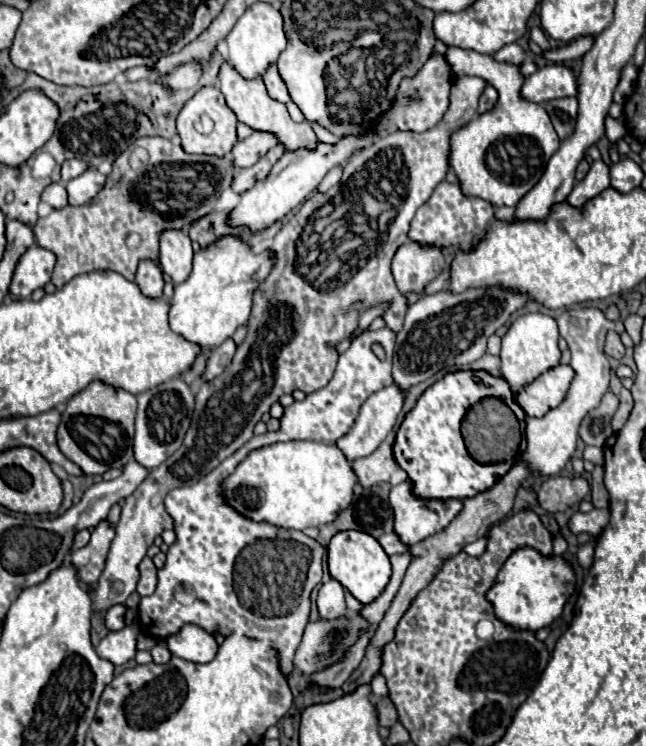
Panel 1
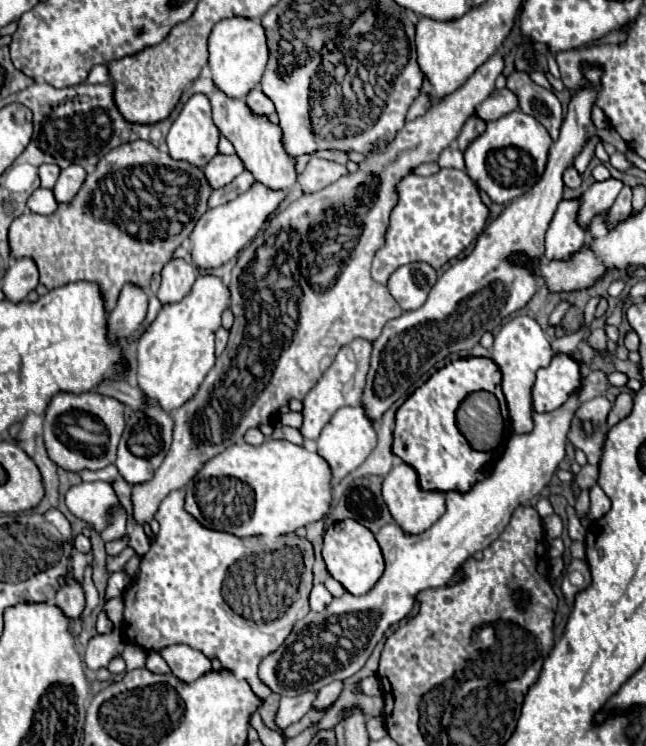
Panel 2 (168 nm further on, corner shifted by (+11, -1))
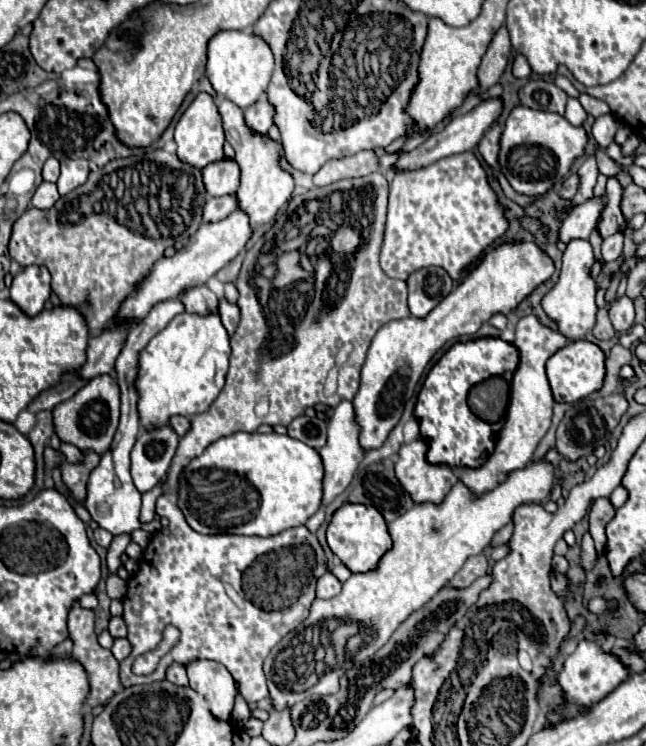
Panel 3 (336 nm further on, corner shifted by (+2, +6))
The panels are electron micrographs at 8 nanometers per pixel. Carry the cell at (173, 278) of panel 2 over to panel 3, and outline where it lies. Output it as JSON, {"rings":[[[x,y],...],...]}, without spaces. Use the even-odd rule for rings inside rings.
{"rings":[[[206,285],[186,289],[186,293],[182,293],[180,301],[188,313],[206,315],[206,313],[210,313],[210,311],[214,313],[218,309],[218,297]]]}

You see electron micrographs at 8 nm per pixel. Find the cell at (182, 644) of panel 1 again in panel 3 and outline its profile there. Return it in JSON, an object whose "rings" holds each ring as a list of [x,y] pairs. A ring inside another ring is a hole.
{"rings":[[[190,661],[186,665],[190,687],[204,695],[212,715],[218,719],[230,719],[234,707],[234,679],[224,665],[218,661]]]}

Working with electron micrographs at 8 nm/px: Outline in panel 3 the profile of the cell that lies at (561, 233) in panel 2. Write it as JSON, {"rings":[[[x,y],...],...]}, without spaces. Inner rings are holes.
{"rings":[[[588,239],[582,241],[568,241],[564,255],[562,255],[562,271],[560,271],[560,281],[558,285],[542,299],[542,307],[558,323],[558,331],[566,335],[570,341],[584,339],[588,331],[592,331],[598,305],[596,305],[596,285],[590,279],[590,267],[594,263],[594,253],[592,245]]]}

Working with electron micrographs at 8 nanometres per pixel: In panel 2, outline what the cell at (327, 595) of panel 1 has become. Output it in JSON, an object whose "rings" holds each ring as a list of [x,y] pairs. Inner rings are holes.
{"rings":[[[315,584],[313,590],[311,590],[311,598],[309,600],[311,600],[311,610],[313,612],[323,612],[331,604],[333,596],[329,594],[329,590],[323,584]]]}

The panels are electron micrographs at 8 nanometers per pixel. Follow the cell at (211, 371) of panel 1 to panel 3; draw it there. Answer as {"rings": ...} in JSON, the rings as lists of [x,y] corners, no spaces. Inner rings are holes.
{"rings":[[[220,299],[220,317],[222,317],[222,325],[226,327],[228,335],[232,335],[240,323],[240,311],[238,305],[228,303],[226,299]]]}

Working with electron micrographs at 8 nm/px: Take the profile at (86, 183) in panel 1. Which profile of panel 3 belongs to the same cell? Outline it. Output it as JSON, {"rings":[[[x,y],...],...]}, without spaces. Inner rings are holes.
{"rings":[[[66,159],[62,163],[62,173],[60,173],[58,181],[56,181],[58,193],[60,195],[66,195],[66,193],[74,191],[76,187],[80,187],[88,179],[88,173],[90,173],[88,161],[82,161],[82,159]]]}

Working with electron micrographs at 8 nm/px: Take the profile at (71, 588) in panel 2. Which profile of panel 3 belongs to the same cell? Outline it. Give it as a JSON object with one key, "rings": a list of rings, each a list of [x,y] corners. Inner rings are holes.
{"rings":[[[74,603],[70,607],[70,613],[68,613],[68,631],[70,631],[70,637],[74,639],[72,657],[78,659],[84,665],[84,669],[88,671],[88,677],[90,677],[88,703],[92,707],[96,707],[98,703],[106,703],[116,693],[116,689],[120,687],[118,661],[114,659],[112,651],[100,647],[98,641],[96,641],[96,635],[94,635],[94,611],[92,609],[86,609],[86,607],[80,607],[78,603]]]}

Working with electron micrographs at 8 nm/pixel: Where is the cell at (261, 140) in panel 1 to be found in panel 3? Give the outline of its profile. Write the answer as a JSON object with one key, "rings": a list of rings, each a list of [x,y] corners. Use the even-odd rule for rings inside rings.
{"rings":[[[224,157],[222,161],[214,161],[202,169],[206,191],[212,197],[228,195],[238,191],[238,163],[234,159]]]}

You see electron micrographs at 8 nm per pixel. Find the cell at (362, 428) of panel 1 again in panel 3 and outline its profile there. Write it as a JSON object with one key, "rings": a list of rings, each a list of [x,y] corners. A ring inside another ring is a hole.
{"rings":[[[340,401],[340,405],[332,409],[332,415],[330,415],[330,421],[328,421],[328,441],[320,449],[320,457],[324,461],[324,471],[326,471],[326,475],[324,475],[324,501],[322,501],[322,507],[306,521],[306,527],[312,533],[316,533],[316,529],[324,521],[324,505],[328,505],[338,493],[342,493],[350,485],[360,461],[364,459],[366,451],[362,449],[362,445],[358,441],[358,433],[360,433],[360,429],[358,429],[358,421],[354,417],[352,401]]]}

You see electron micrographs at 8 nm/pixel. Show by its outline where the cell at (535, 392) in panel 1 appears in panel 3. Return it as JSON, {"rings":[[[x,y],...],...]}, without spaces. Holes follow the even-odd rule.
{"rings":[[[568,341],[566,347],[558,349],[546,363],[548,381],[552,387],[552,395],[556,403],[574,403],[590,393],[598,391],[604,381],[604,353],[598,345],[590,341]]]}

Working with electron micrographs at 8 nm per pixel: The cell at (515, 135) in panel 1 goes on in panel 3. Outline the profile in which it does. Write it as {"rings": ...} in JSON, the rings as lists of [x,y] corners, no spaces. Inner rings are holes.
{"rings":[[[518,105],[510,111],[500,137],[498,165],[508,183],[522,195],[540,195],[560,183],[572,161],[582,155],[586,145],[586,131],[572,127],[564,117],[546,111],[534,111]]]}

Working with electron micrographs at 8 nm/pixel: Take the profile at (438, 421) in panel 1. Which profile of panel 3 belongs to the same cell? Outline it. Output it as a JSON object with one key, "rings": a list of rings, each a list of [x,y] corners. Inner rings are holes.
{"rings":[[[474,339],[456,343],[442,355],[442,359],[428,373],[414,407],[414,417],[420,425],[420,439],[428,445],[428,463],[448,465],[452,469],[476,469],[486,463],[486,457],[490,457],[496,445],[496,429],[470,413],[466,395],[472,385],[494,375],[510,381],[516,365],[518,349],[502,339]]]}

